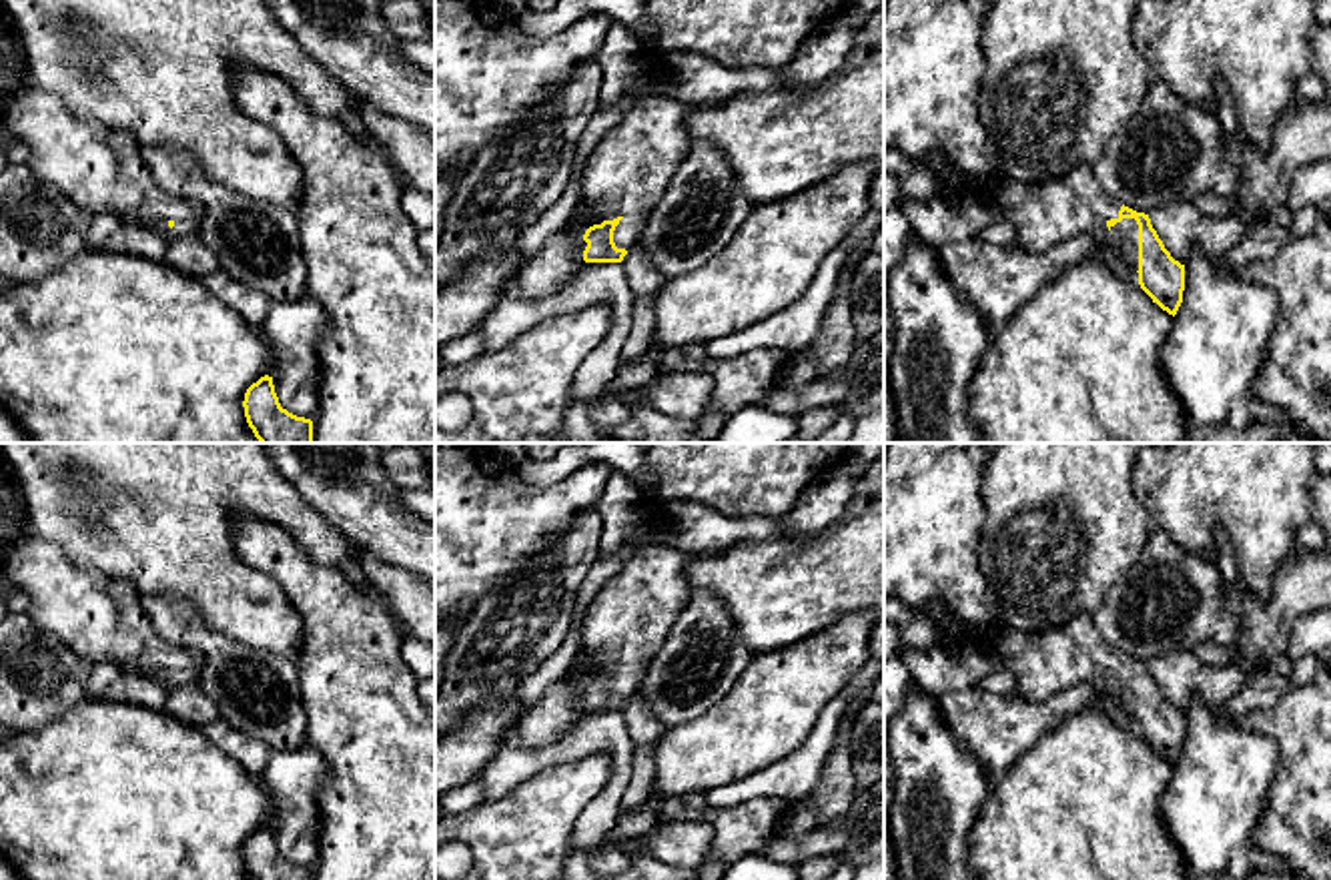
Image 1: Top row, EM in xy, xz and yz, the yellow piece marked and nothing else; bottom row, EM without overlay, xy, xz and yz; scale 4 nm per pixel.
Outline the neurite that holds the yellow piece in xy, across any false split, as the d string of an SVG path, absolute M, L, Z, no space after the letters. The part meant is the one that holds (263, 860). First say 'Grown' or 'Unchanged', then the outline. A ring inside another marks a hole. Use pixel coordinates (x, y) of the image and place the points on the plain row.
Unchanged. M265 824L245 842L245 866L253 880L313 880L313 870L281 856L273 826Z

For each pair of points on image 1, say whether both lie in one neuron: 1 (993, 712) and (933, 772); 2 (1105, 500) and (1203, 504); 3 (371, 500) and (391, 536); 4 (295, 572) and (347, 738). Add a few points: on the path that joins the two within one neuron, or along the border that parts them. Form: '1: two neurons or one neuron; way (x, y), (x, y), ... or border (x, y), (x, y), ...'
1: two neurons; border (937, 702), (943, 724), (991, 778)
2: two neurons; border (1133, 464), (1133, 496), (1147, 514), (1151, 530)
3: one neuron; way (371, 508), (371, 516), (383, 528)
4: one neuron; way (337, 614), (347, 628), (347, 696)

